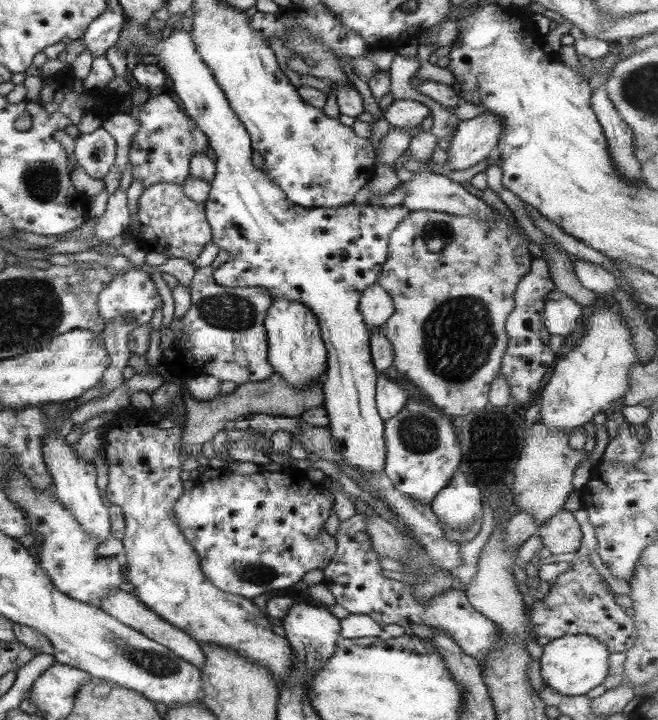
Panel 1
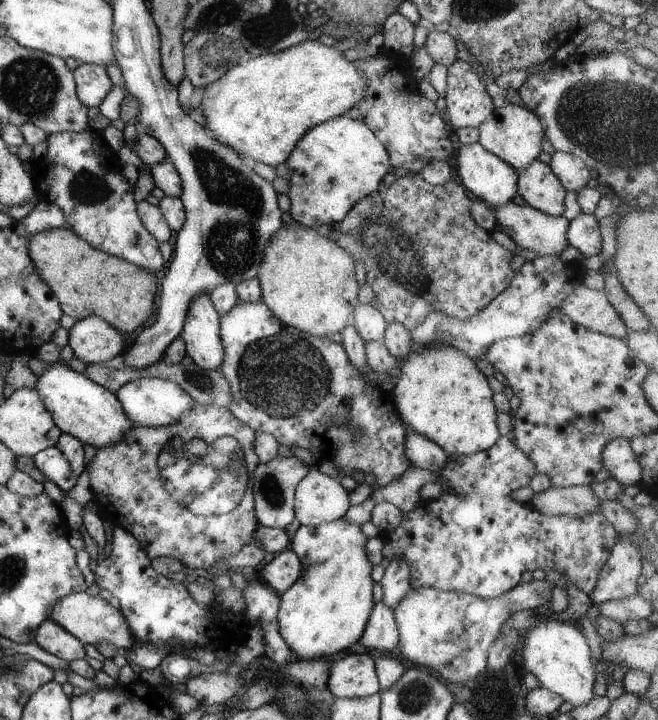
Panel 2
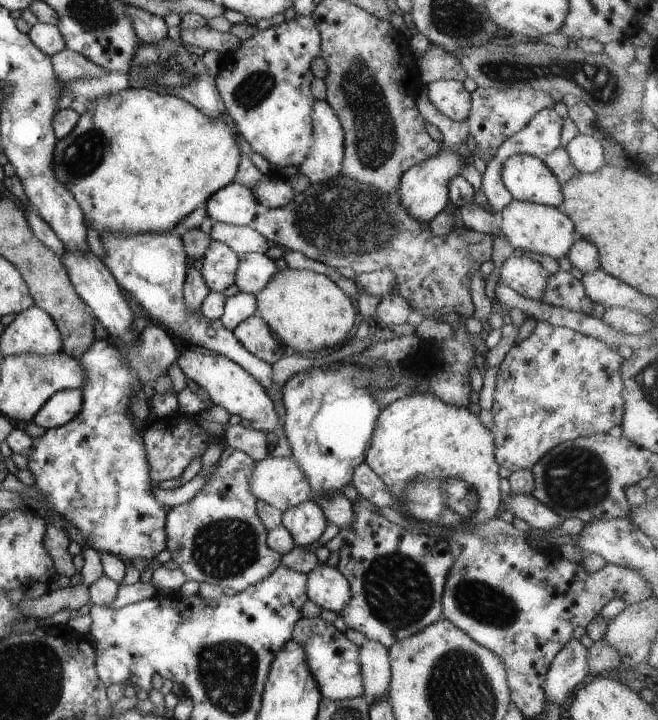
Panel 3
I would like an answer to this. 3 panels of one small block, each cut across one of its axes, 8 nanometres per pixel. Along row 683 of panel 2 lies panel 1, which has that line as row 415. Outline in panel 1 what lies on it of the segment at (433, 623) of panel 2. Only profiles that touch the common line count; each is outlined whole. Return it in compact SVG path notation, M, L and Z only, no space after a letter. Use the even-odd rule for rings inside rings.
M430 210L410 211L408 216L398 223L396 229L390 233L388 239L389 256L380 271L377 282L380 283L392 296L394 305L394 314L384 322L382 327L386 338L392 342L394 348L394 368L396 372L404 378L404 382L414 384L420 394L430 402L436 409L446 416L466 416L466 414L480 413L485 410L486 404L489 403L490 384L496 378L496 374L501 370L502 355L508 345L508 334L506 334L506 319L514 310L515 300L514 293L520 279L528 274L531 269L533 256L528 251L530 241L518 225L518 223L510 224L506 217L496 213L496 221L482 221L472 217L454 216L445 212L436 212Z

